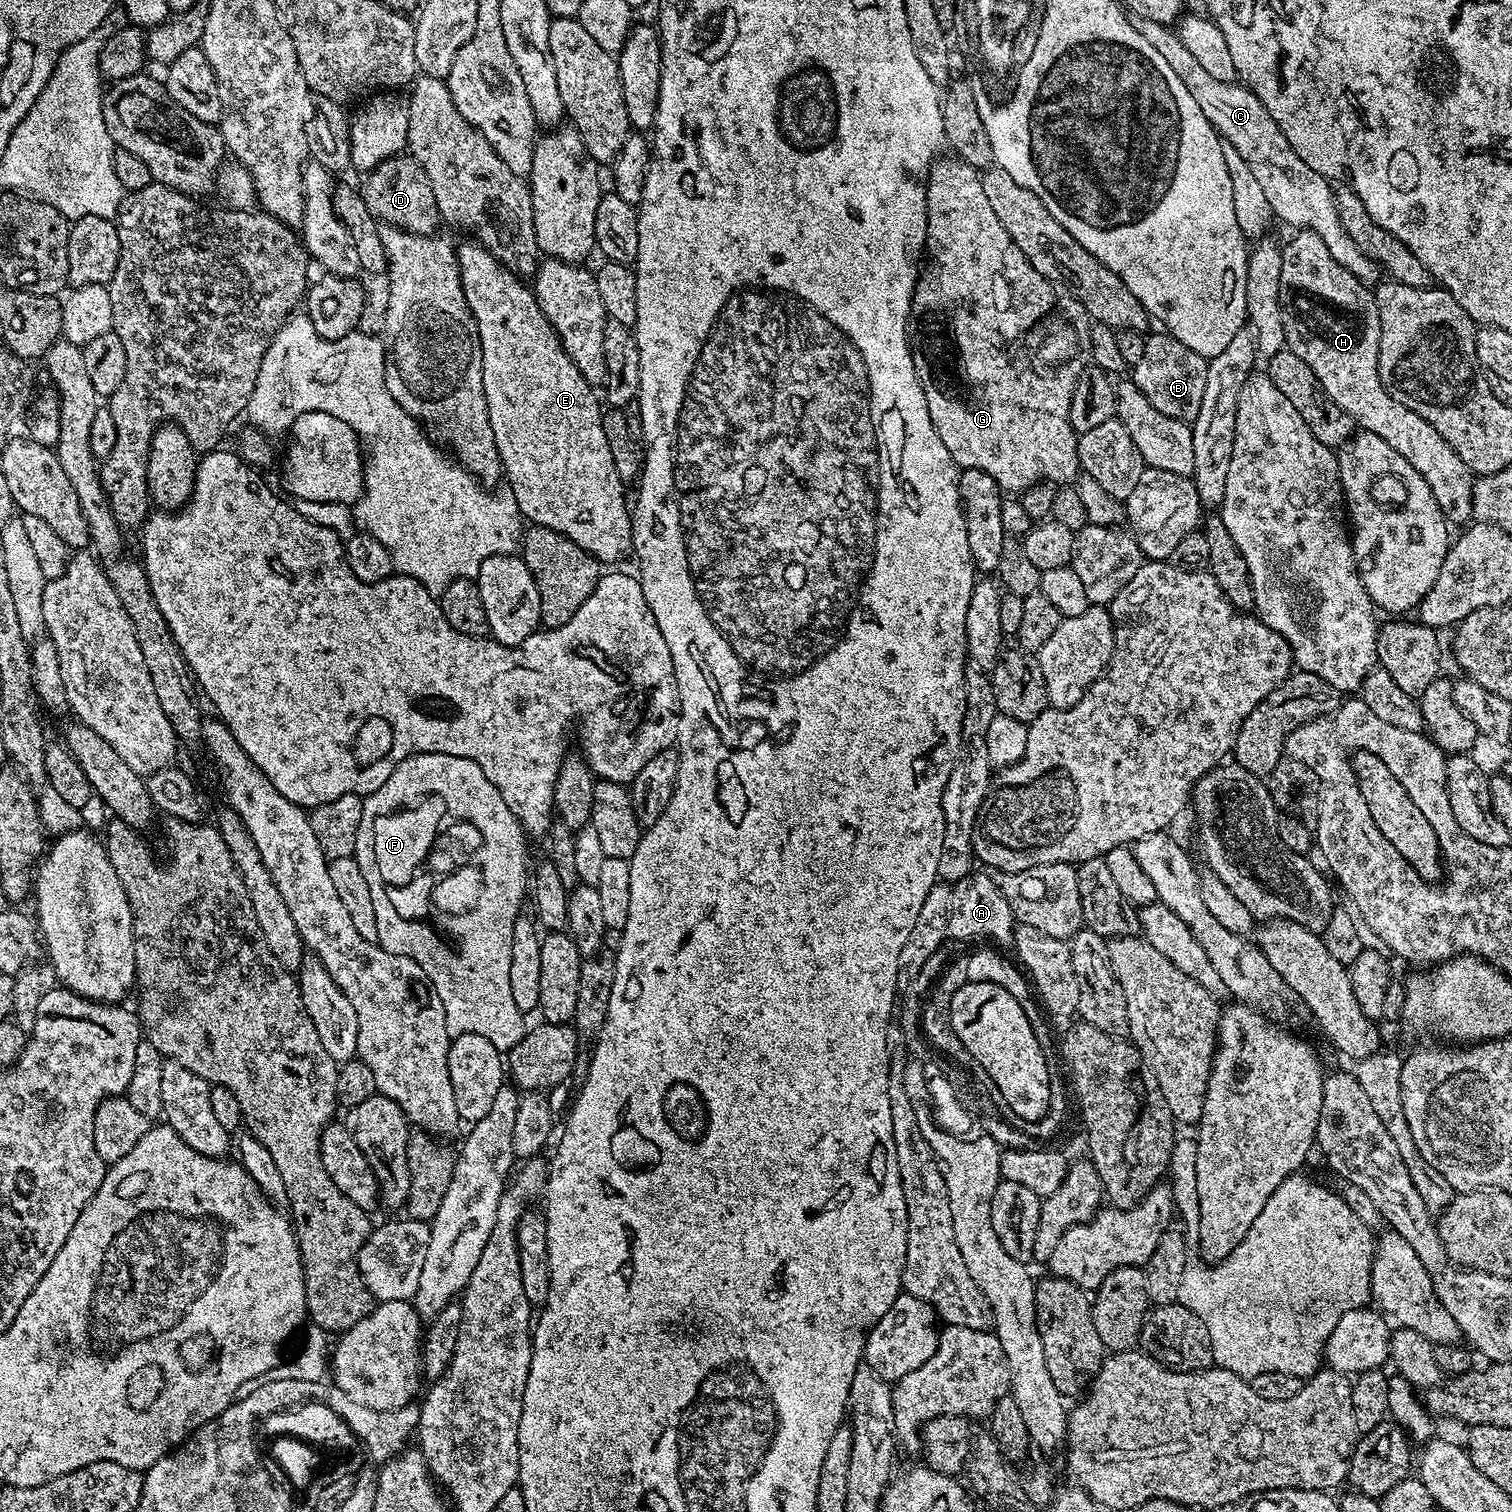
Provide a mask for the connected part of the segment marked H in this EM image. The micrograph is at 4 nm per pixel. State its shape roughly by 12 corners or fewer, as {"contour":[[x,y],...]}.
{"contour":[[1318,234],[1282,248],[1287,351],[1430,486],[1449,525],[1473,472],[1378,372],[1375,291]]}

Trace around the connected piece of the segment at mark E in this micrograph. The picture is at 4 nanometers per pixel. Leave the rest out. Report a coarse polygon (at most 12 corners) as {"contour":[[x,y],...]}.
{"contour":[[456,248],[525,521],[612,564],[625,481],[523,279]]}

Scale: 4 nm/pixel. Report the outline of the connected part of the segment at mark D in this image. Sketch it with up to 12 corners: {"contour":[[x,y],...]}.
{"contour":[[410,154],[365,173],[360,197],[379,223],[419,236],[442,221]]}

